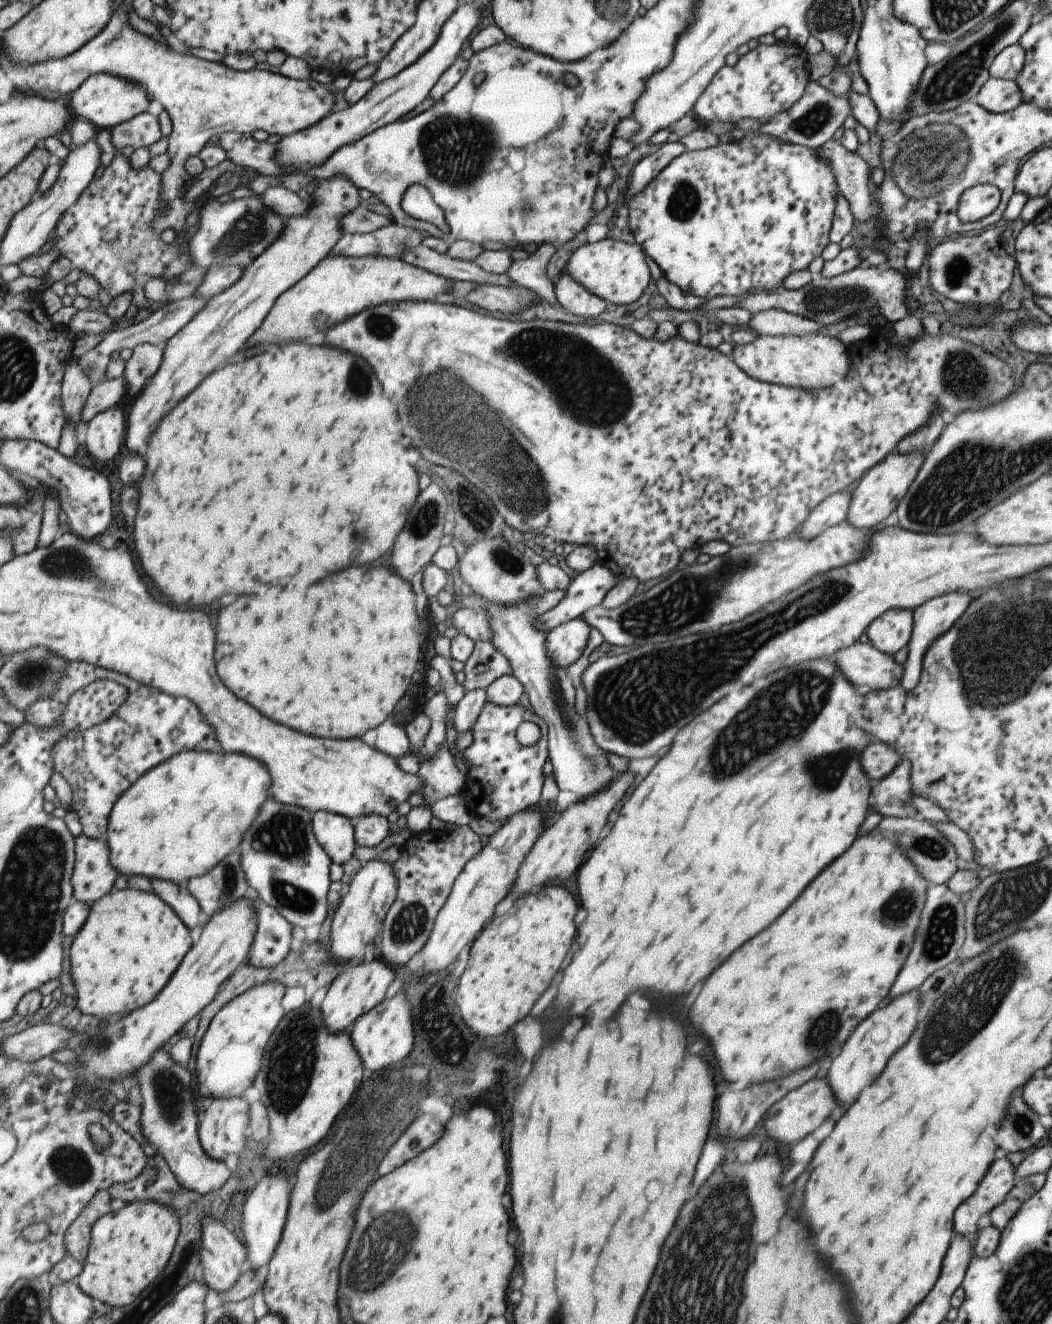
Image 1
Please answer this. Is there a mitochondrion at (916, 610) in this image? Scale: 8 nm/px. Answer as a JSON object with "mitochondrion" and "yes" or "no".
{"mitochondrion":"no"}

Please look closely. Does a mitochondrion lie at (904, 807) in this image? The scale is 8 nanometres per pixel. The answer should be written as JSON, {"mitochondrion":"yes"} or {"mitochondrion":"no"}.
{"mitochondrion":"no"}

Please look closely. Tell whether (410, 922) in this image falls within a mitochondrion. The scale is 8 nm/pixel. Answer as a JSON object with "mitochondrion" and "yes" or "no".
{"mitochondrion":"yes"}

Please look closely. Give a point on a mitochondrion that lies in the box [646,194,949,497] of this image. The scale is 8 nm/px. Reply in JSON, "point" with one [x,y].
{"point":[818,302]}

